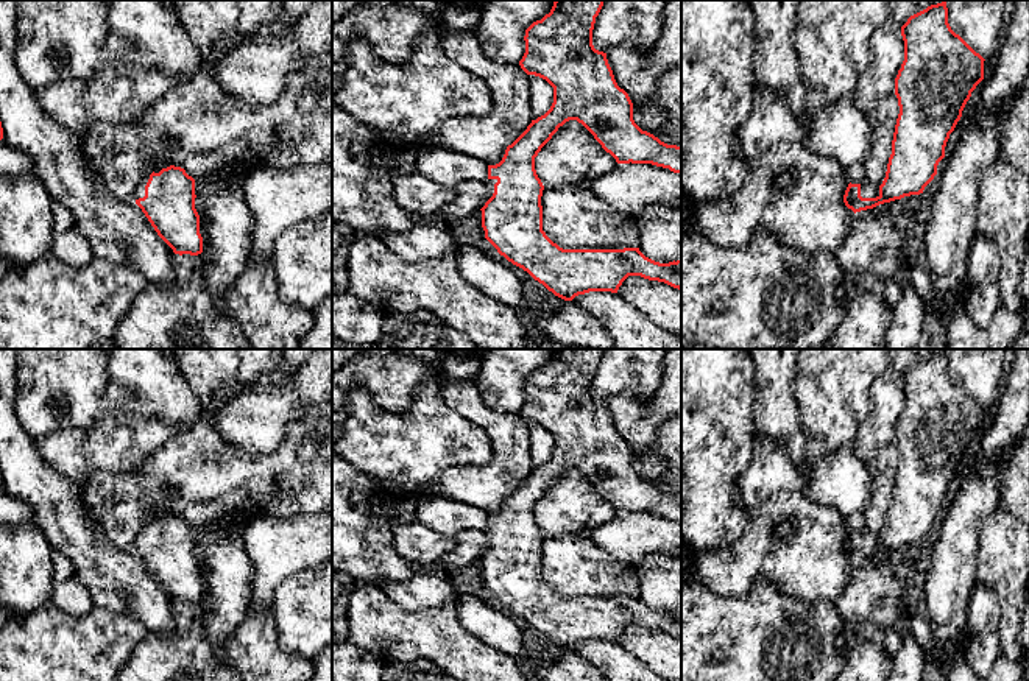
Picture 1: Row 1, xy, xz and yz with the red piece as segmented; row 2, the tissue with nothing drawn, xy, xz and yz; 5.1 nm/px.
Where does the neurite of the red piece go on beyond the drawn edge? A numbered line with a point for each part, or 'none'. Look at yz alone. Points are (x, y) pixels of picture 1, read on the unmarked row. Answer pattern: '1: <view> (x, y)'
1: yz (867, 539)

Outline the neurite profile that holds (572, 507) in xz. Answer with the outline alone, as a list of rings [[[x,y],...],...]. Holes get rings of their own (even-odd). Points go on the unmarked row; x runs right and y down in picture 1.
[[[577,469],[560,475],[535,506],[544,536],[592,538],[596,528],[616,514],[616,508]]]

